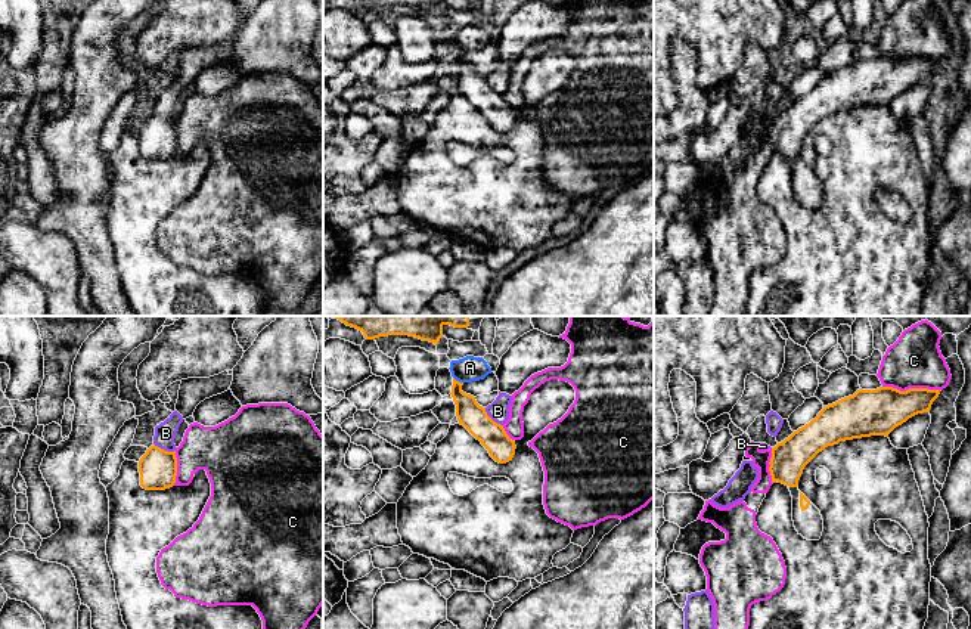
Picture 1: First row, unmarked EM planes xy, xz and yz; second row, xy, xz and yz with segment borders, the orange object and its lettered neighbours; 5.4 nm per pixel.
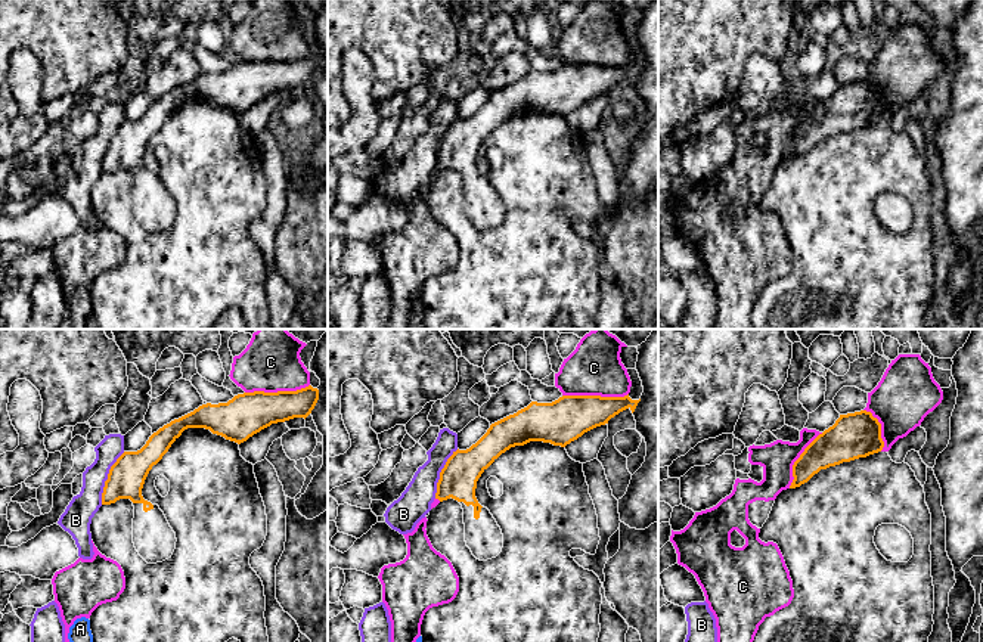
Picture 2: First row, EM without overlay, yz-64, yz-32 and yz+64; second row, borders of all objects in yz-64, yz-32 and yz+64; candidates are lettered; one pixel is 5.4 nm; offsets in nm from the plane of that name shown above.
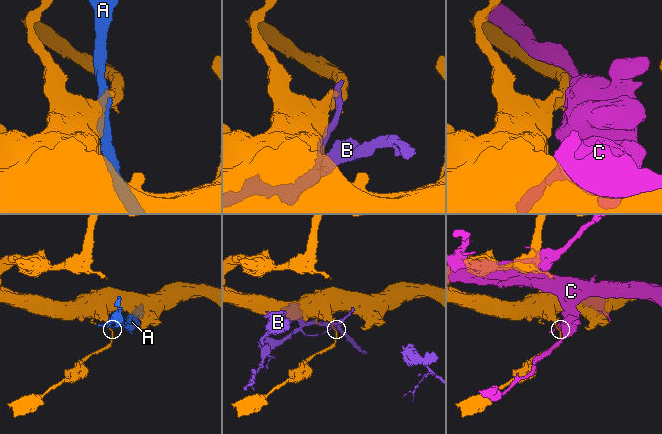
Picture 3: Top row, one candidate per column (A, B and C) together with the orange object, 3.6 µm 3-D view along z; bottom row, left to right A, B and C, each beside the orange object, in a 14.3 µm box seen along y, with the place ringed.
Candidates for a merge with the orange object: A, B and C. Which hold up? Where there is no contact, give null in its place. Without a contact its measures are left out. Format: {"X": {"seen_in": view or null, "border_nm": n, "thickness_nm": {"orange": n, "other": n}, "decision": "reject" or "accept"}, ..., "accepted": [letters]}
{"A": {"seen_in": "xz", "border_nm": 70, "thickness_nm": {"orange": 150, "other": 140}, "decision": "reject"}, "B": {"seen_in": "xz", "border_nm": 140, "thickness_nm": {"orange": 150, "other": 110}, "decision": "reject"}, "C": {"seen_in": "yz", "border_nm": 320, "thickness_nm": {"orange": 260, "other": 300}, "decision": "reject"}, "accepted": []}

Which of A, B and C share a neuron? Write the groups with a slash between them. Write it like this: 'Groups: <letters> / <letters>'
Groups: A / B / C

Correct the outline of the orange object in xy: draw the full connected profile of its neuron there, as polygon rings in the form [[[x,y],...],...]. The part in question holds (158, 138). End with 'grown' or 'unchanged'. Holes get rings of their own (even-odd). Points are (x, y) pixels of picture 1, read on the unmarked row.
[[[151,115],[139,130],[140,155],[146,159],[165,159],[174,155],[177,145],[176,120]]]; unchanged

